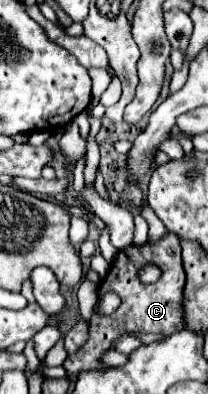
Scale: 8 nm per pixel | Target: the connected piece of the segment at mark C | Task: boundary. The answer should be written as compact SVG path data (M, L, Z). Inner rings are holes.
M168 233L158 243L146 243L146 245L140 245L140 247L130 245L130 247L122 249L118 253L112 269L108 271L106 279L100 285L100 293L104 293L104 291L118 293L122 297L122 305L108 317L102 317L98 313L92 315L90 339L74 355L68 355L68 359L64 361L64 369L68 373L76 373L76 375L80 371L86 371L86 369L104 369L106 365L100 365L102 353L108 351L126 333L140 331L140 333L172 335L172 333L184 329L186 327L184 309L182 309L184 283L186 283L186 275L184 275L184 267L182 267L180 241L176 239L176 235ZM146 263L154 263L162 271L160 279L156 283L148 285L148 287L138 279L138 271Z

